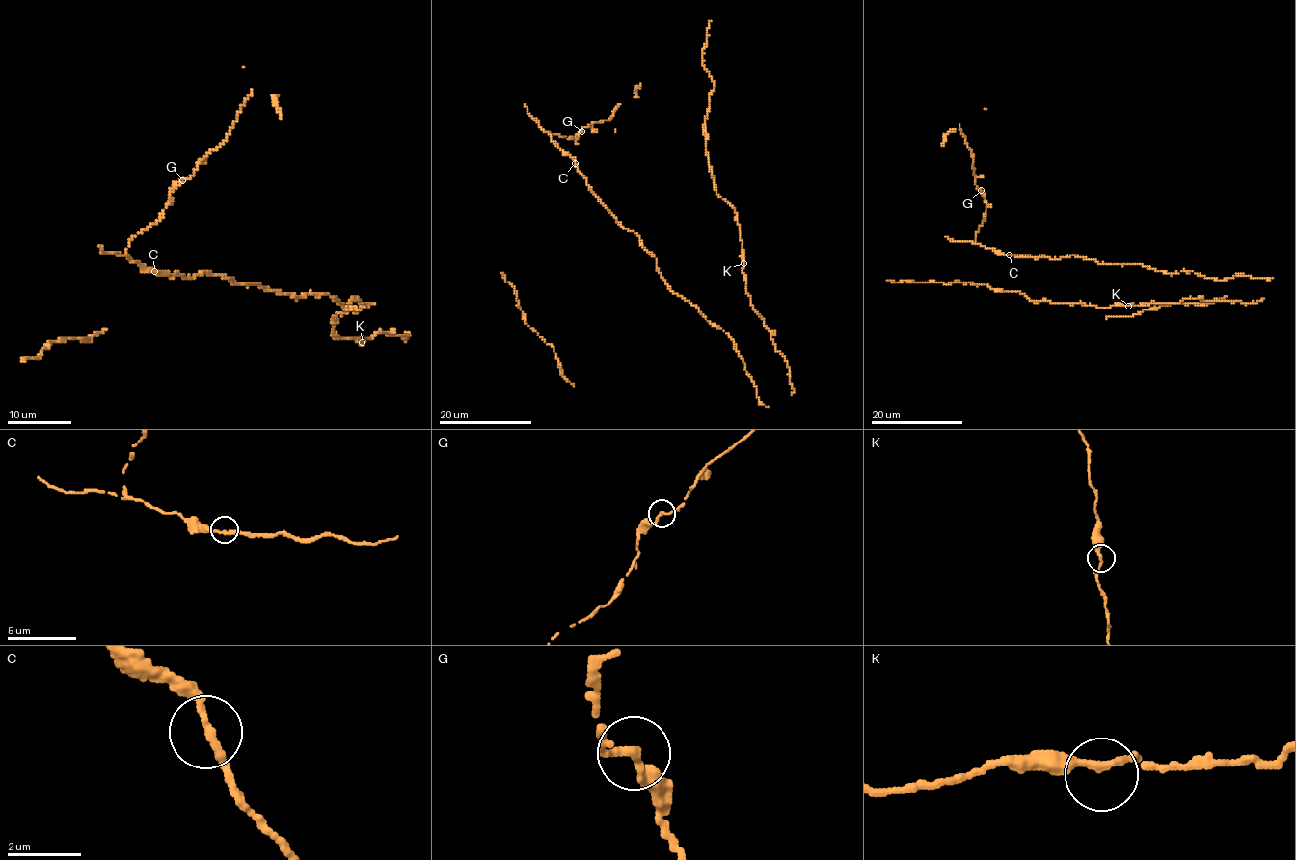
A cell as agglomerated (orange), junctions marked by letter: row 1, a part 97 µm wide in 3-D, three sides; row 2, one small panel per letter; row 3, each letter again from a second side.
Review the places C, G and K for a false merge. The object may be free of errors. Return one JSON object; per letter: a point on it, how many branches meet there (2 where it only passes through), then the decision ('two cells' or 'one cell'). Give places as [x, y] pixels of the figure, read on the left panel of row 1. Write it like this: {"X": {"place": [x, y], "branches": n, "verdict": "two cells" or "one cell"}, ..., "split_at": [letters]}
{"C": {"place": [154, 271], "branches": 2, "verdict": "one cell"}, "G": {"place": [182, 180], "branches": 2, "verdict": "one cell"}, "K": {"place": [362, 342], "branches": 2, "verdict": "one cell"}, "split_at": []}

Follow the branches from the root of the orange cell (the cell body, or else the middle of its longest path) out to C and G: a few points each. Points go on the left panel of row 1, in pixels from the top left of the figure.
C: (342, 306), (327, 293), (295, 298), (259, 285), (231, 283), (231, 279), (208, 272), (184, 277), (154, 271)
G: (342, 306), (327, 293), (295, 298), (223, 276), (171, 276), (133, 262), (128, 242), (159, 220), (182, 179)

